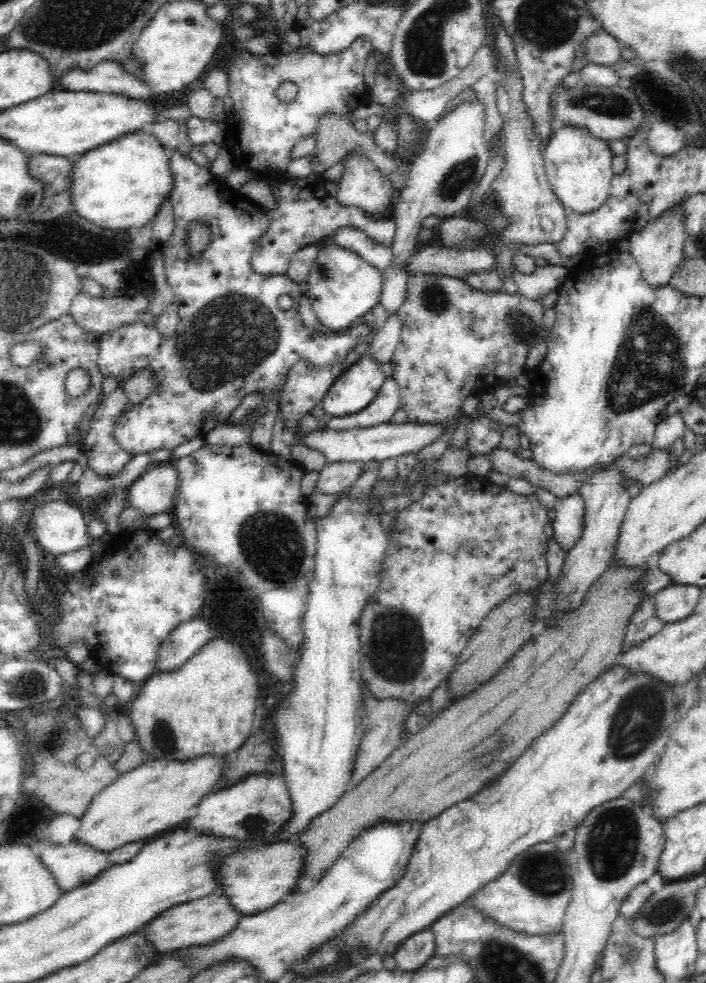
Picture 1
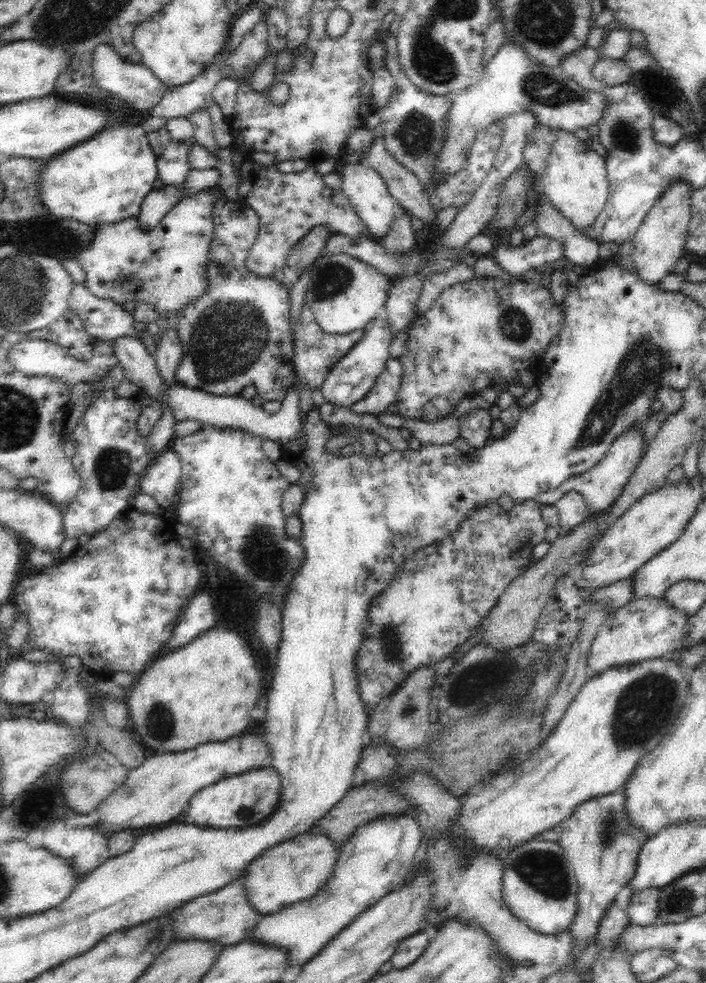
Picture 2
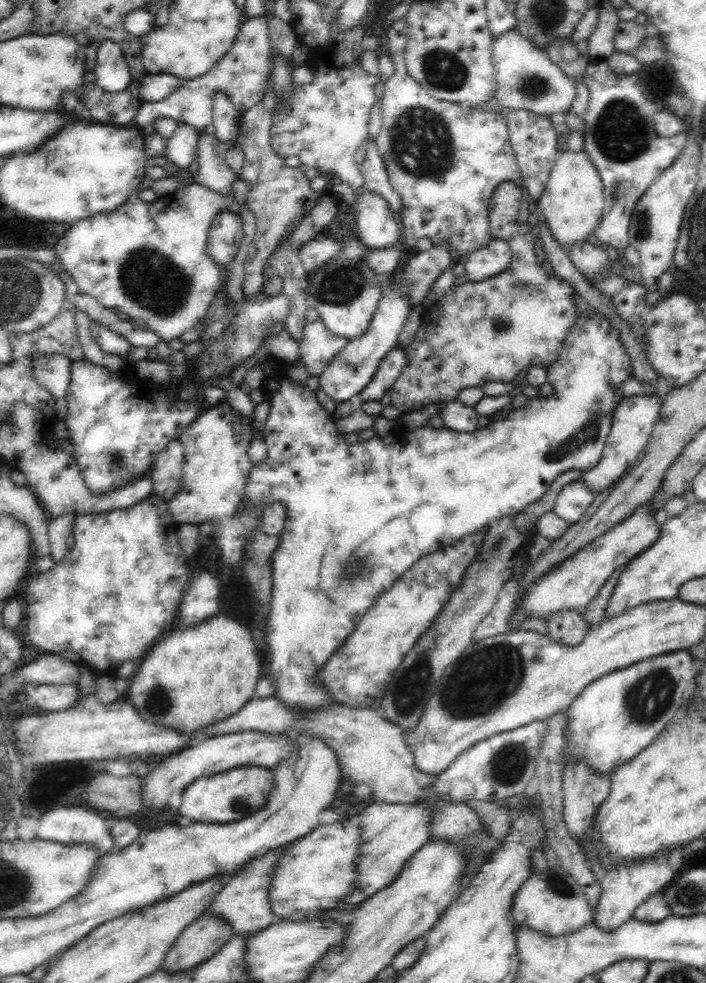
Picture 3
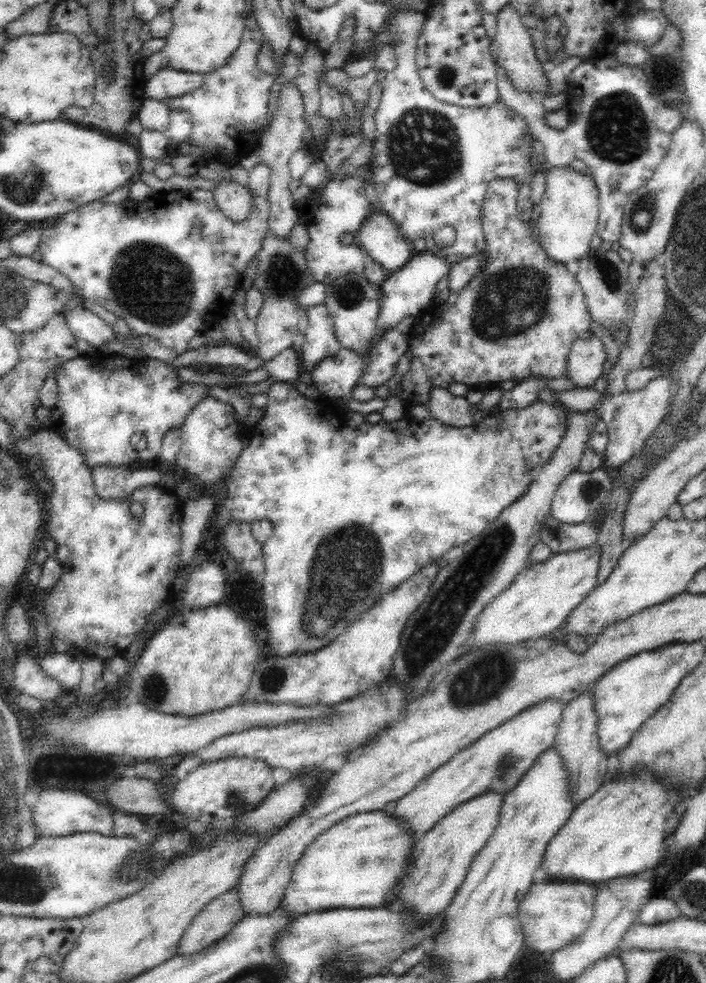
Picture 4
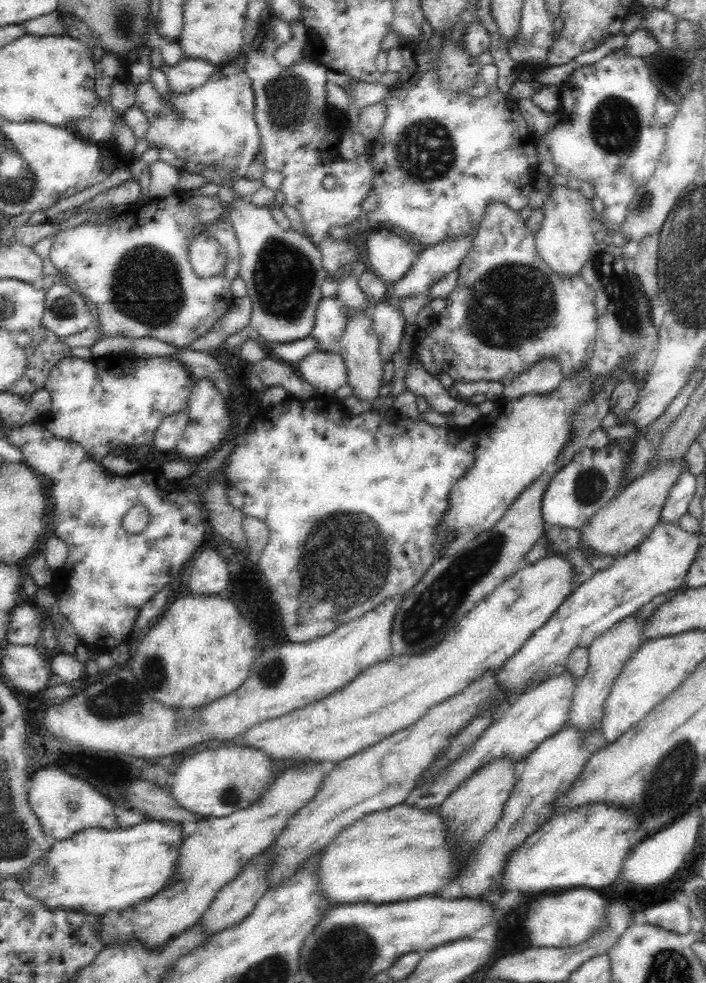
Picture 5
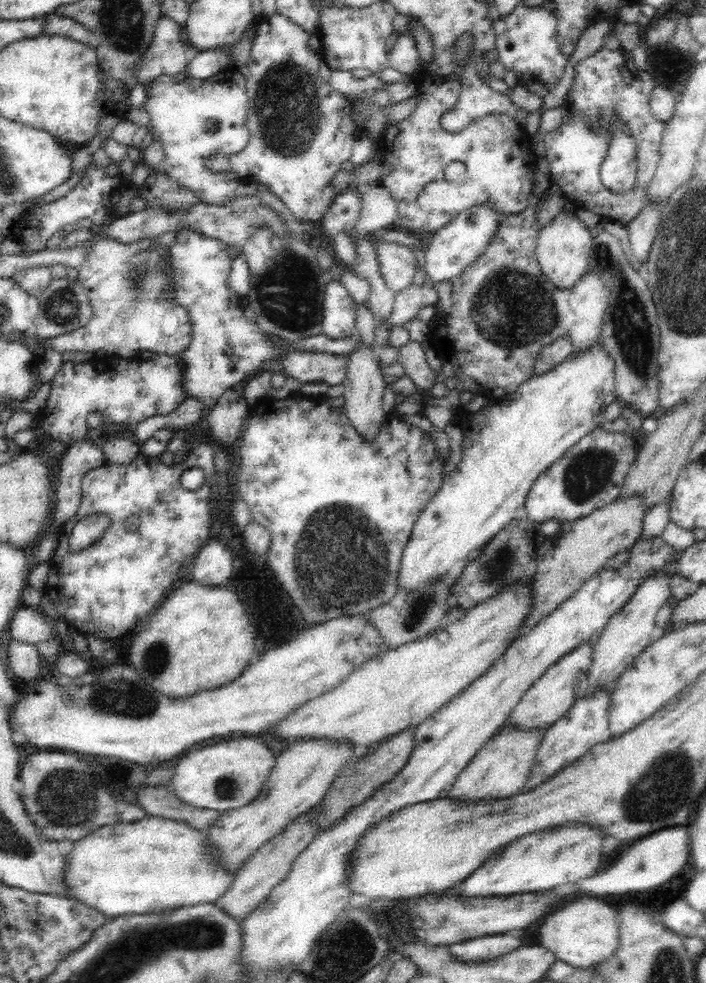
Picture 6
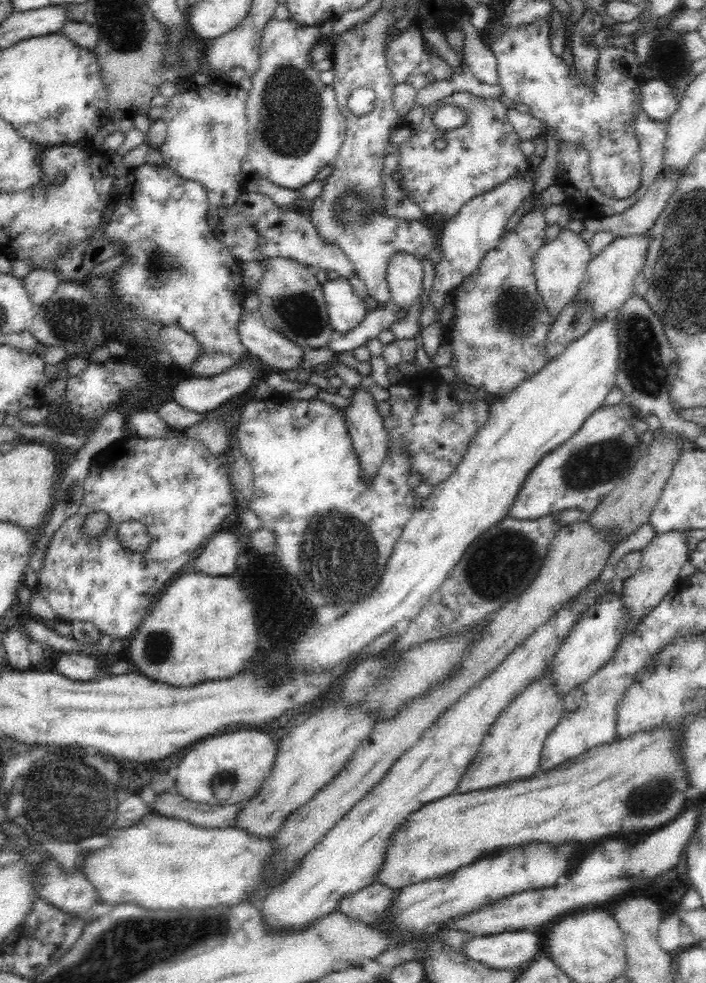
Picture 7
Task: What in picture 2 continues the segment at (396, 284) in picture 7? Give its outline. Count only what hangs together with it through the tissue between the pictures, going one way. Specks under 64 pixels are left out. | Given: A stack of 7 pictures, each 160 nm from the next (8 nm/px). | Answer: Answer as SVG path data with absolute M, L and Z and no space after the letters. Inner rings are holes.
M346 163L339 172L343 180L341 190L346 198L352 203L360 221L366 226L366 237L382 241L388 232L392 222L396 220L401 205L394 200L394 197L388 192L386 183L379 172L362 163Z

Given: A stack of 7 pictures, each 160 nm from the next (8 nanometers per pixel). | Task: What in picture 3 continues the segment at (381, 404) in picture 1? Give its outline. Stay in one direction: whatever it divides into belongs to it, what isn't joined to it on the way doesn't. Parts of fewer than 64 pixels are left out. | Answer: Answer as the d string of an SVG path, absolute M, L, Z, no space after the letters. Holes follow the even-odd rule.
M396 342L396 346L386 353L386 356L380 361L380 365L370 382L364 386L362 392L359 392L361 400L381 400L382 396L390 390L390 387L400 374L402 374L406 365L407 354L405 347Z

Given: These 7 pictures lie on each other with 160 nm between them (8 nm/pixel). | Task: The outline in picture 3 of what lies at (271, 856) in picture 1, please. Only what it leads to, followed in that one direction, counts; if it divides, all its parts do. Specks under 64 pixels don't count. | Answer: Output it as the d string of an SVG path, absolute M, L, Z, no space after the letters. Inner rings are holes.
M348 818L316 828L289 843L288 850L278 861L269 899L279 919L298 919L343 907L357 887L357 856L362 844L362 829Z

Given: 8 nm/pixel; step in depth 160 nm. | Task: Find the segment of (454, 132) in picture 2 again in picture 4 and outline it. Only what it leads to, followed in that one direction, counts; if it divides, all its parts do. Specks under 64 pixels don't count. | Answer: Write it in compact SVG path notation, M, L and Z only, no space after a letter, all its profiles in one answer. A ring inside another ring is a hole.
M508 2L498 14L496 14L496 34L491 44L491 55L496 62L506 70L510 83L518 91L537 92L542 96L549 96L548 80L540 62L536 59L536 50L532 46L532 38L527 26L521 21L521 14Z

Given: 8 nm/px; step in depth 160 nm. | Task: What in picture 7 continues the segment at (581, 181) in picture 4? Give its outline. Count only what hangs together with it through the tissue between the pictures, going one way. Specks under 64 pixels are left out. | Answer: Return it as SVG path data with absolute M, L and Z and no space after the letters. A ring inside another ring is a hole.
M561 230L558 238L544 243L536 253L534 259L534 279L538 295L542 297L542 303L546 303L546 309L550 318L555 318L560 311L577 296L580 283L586 276L587 266L592 258L589 243L586 243L579 234L570 230Z

